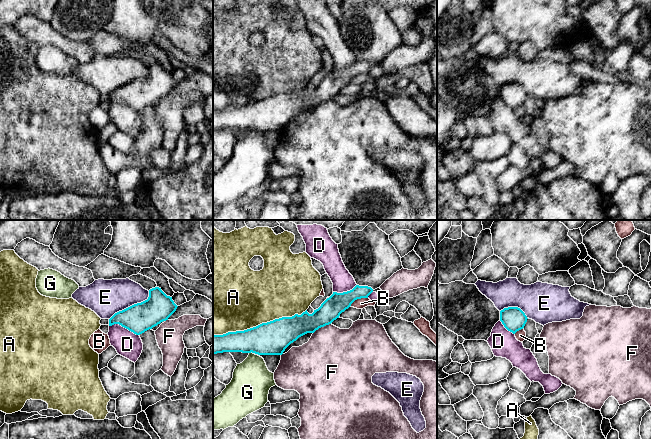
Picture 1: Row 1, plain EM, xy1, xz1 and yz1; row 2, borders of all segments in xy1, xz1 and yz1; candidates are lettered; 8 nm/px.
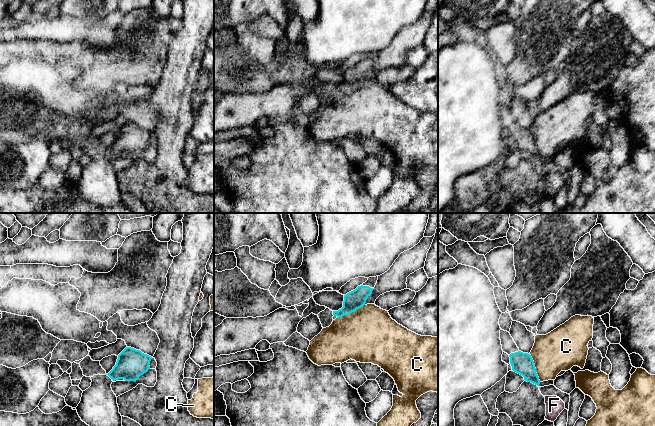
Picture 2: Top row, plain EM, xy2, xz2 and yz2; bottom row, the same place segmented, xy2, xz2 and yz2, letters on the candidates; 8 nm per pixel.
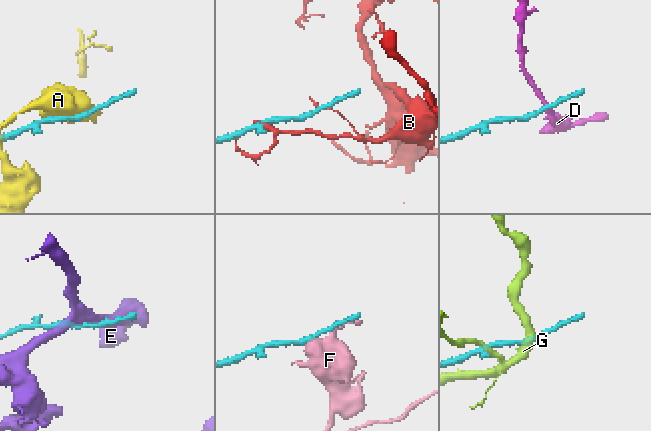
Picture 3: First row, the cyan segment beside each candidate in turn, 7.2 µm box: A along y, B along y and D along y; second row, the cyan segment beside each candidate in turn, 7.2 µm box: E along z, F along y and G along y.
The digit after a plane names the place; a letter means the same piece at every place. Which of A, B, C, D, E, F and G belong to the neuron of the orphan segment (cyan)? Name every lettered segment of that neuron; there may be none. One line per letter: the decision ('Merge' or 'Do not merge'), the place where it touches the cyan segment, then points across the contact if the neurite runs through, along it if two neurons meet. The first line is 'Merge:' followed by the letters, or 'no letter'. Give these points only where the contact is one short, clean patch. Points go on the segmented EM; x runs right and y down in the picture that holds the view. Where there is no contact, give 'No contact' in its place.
Merge: no letter
A: Do not merge. Touches cyan at xz1 (260, 324)
B: Do not merge. Touches cyan at xz1 (358, 298). Boundary: xz1 (367, 297), (356, 299), (349, 306)
C: Do not merge. Touches cyan at xz2 (350, 312). Boundary: xz2 (364, 304), (337, 318)
D: Do not merge. Touches cyan at xy1 (124, 327). Boundary: xy1 (109, 325), (120, 324), (138, 335)
E: Do not merge. Touches cyan at xy1 (132, 305)
F: Do not merge. Touches cyan at xz1 (321, 326)
G: Do not merge. Touches cyan at xz1 (250, 352)

